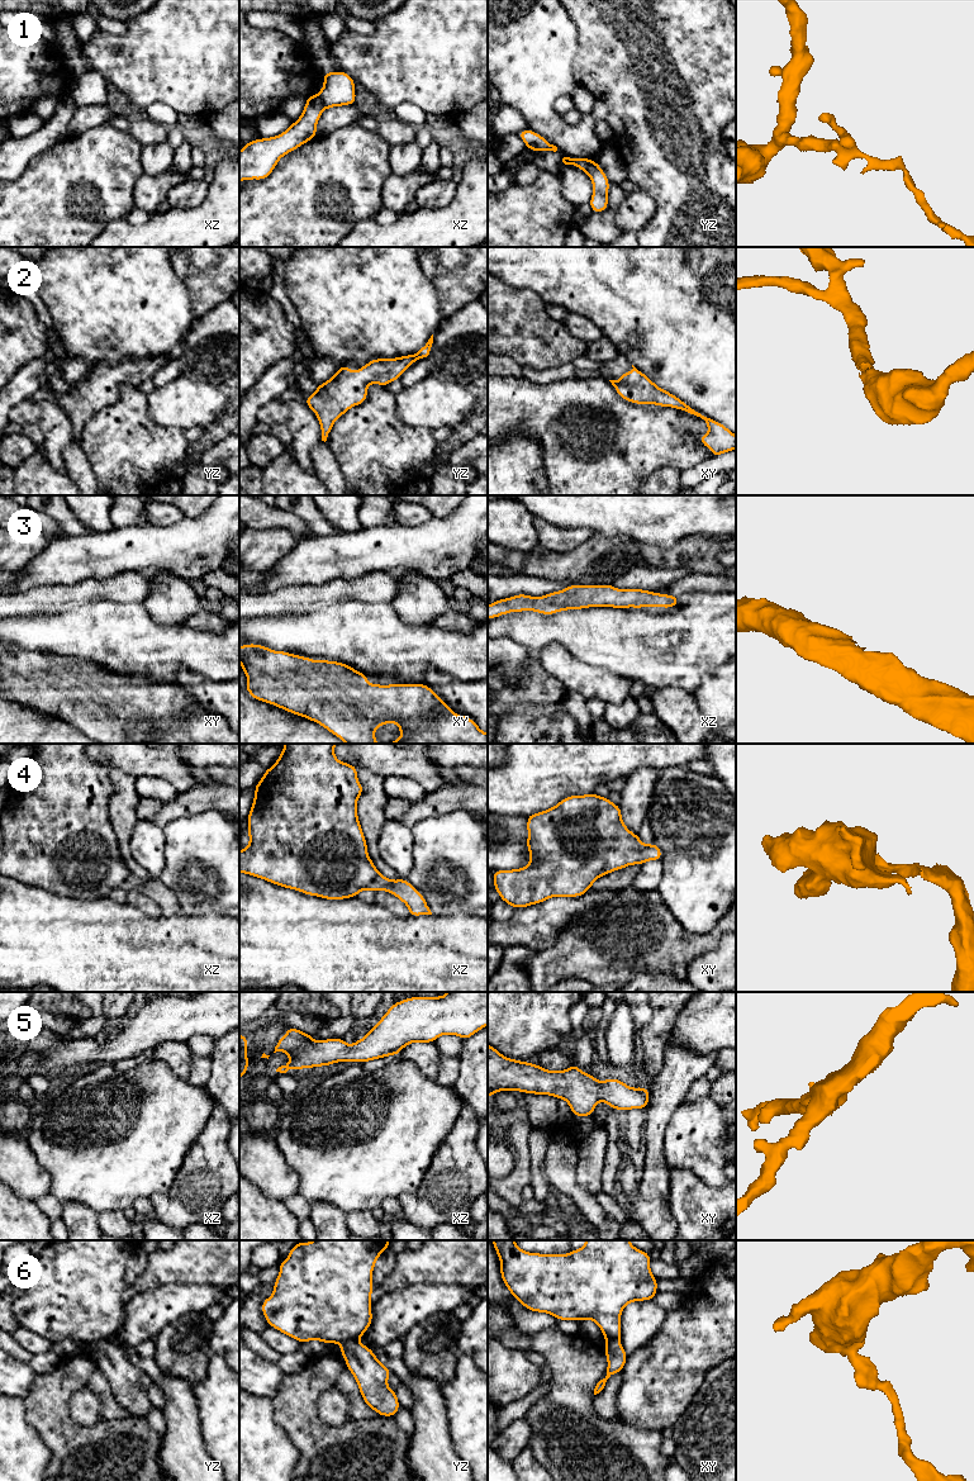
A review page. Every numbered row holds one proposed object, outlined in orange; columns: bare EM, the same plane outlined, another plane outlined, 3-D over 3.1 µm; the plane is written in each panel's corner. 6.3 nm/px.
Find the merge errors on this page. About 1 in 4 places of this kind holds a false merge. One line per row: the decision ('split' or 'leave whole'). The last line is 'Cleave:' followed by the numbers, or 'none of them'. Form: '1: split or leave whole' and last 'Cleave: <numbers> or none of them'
1: split
2: leave whole
3: leave whole
4: leave whole
5: leave whole
6: split
Cleave: 1, 6

